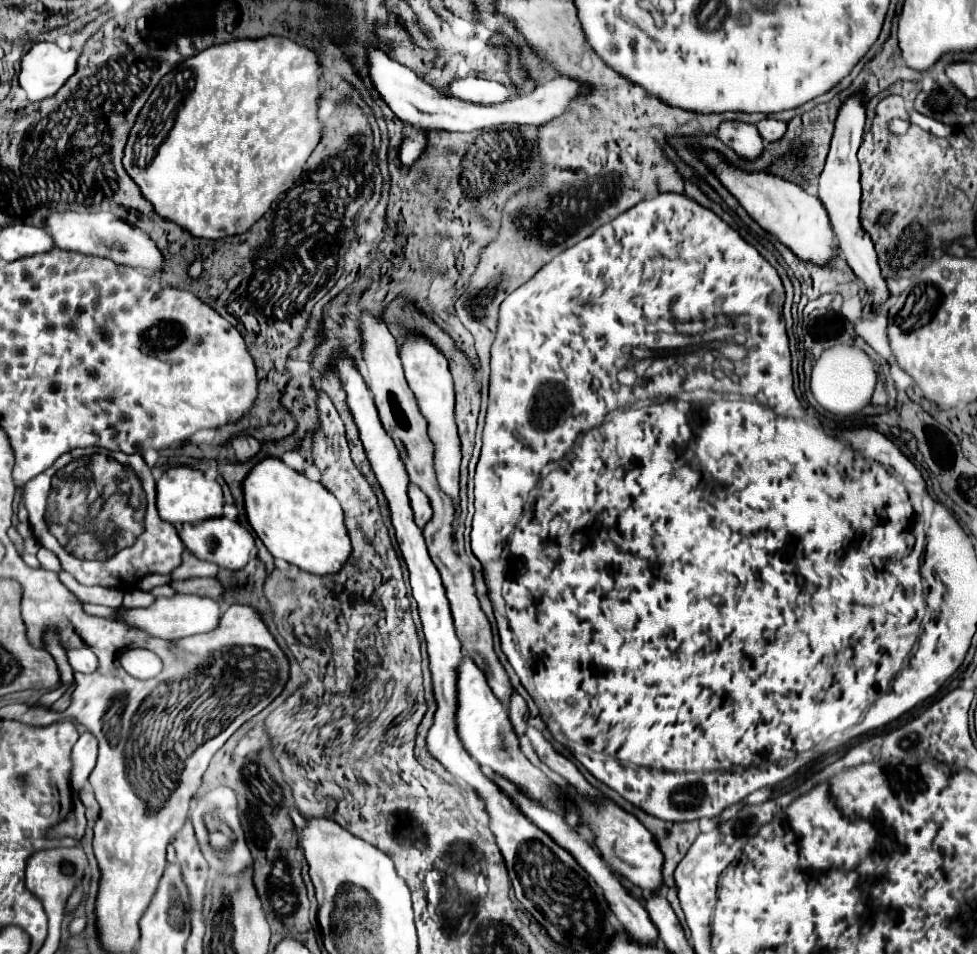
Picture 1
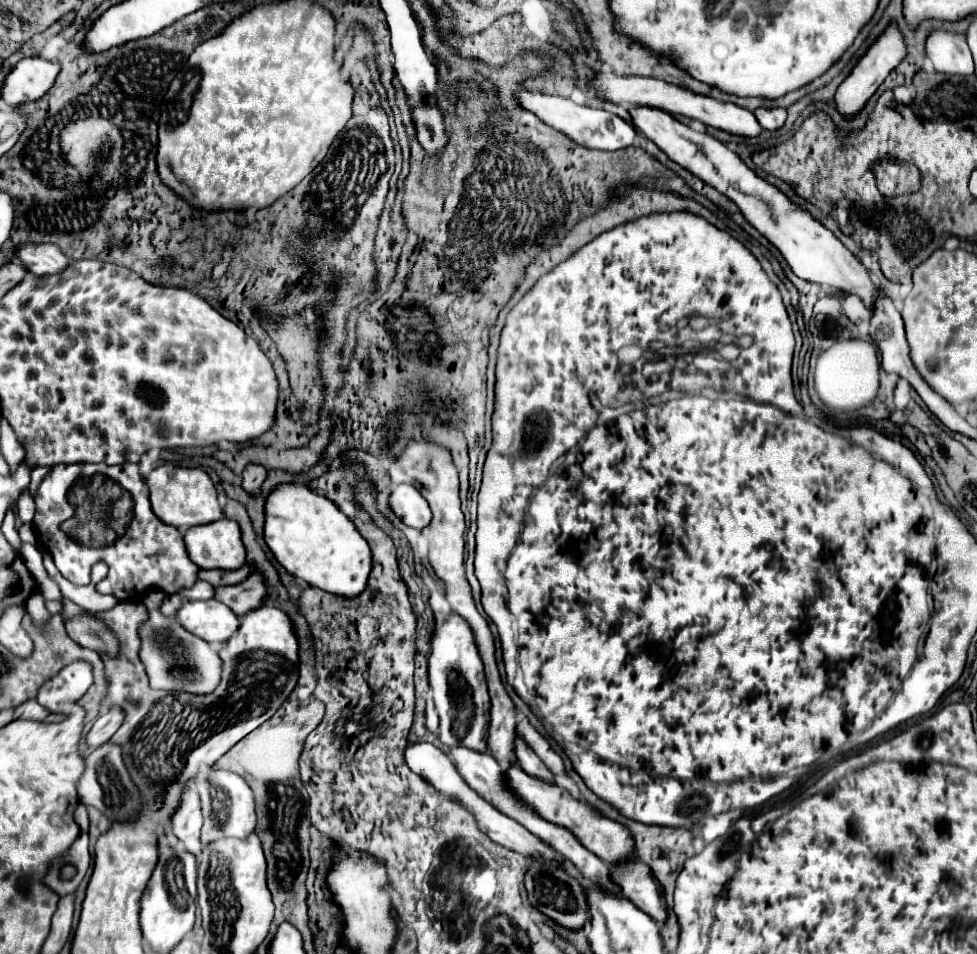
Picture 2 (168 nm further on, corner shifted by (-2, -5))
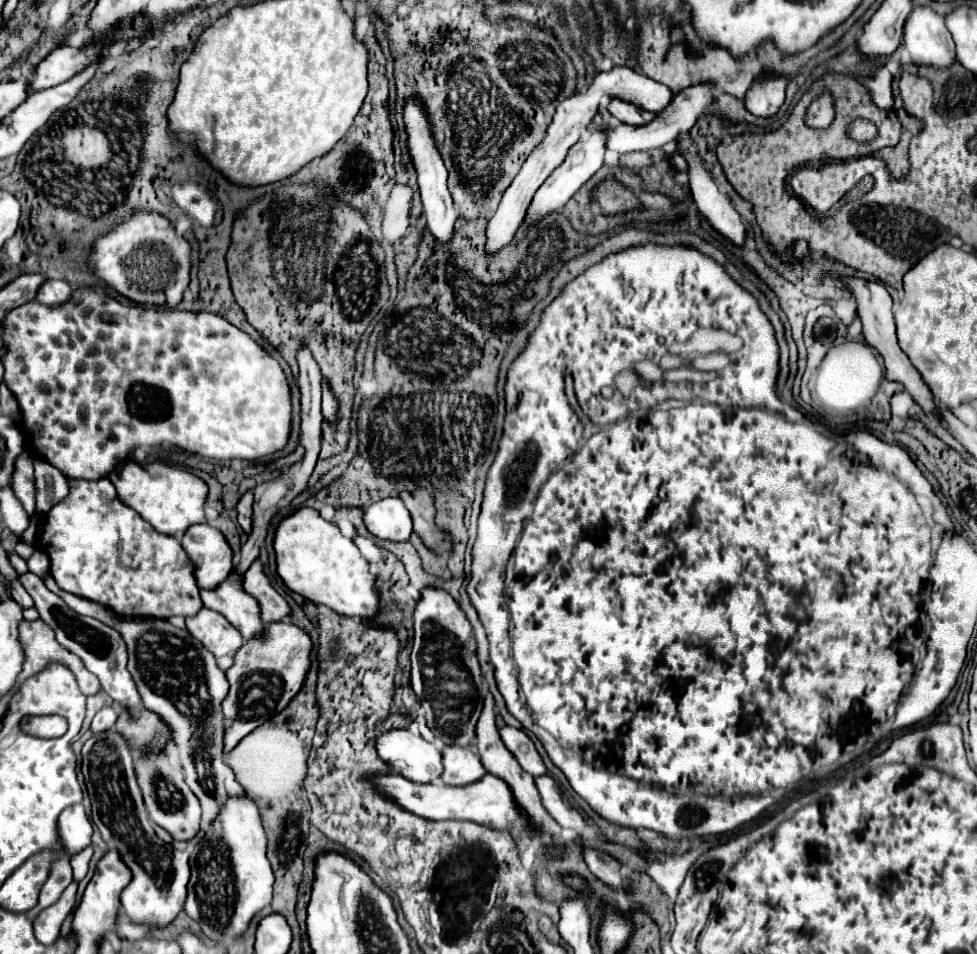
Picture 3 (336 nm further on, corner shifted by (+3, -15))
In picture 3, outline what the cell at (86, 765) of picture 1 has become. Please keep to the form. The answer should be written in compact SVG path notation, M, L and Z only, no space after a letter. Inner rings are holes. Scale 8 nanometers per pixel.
M102 708L92 720L92 732L100 734L100 732L106 732L106 730L114 730L116 720L118 720L116 708Z

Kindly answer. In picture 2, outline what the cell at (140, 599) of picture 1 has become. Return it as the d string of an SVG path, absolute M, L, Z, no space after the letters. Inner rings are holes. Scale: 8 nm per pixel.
M179 594L165 596L165 602L163 602L163 606L161 606L161 612L163 612L165 616L177 616L181 604L183 604L183 598L181 598Z

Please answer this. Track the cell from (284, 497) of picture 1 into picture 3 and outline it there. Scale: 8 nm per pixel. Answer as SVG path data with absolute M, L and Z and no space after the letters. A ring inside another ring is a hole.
M300 508L294 514L282 518L274 534L274 552L276 552L276 564L278 564L276 570L292 592L312 600L314 604L324 604L330 610L350 618L372 618L378 612L378 596L374 594L376 576L370 572L368 560L360 554L356 544L350 538L346 538L336 524L324 520L318 514L318 510Z

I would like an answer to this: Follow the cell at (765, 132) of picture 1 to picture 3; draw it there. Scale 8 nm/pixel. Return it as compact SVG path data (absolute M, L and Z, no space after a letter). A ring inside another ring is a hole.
M772 78L762 84L754 84L746 94L746 110L758 118L772 118L784 104L784 78Z

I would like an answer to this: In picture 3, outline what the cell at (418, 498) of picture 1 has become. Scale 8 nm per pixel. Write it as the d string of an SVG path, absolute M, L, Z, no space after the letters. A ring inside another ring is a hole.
M384 498L374 502L364 512L366 528L384 540L406 542L414 532L412 516L400 498Z

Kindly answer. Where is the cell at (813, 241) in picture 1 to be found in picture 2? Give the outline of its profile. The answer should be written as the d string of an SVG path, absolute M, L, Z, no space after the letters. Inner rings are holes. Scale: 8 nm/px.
M635 106L629 108L629 114L635 128L651 142L655 142L673 162L677 162L727 198L731 198L739 206L745 220L783 254L785 262L799 278L843 290L845 294L855 294L863 300L865 308L873 312L873 302L879 292L879 286L871 280L867 268L833 236L831 230L827 230L807 212L795 206L775 186L761 180L751 168L741 162L741 158L733 150L729 150L717 138L705 132L697 132L687 124L681 124L665 110L651 106Z

